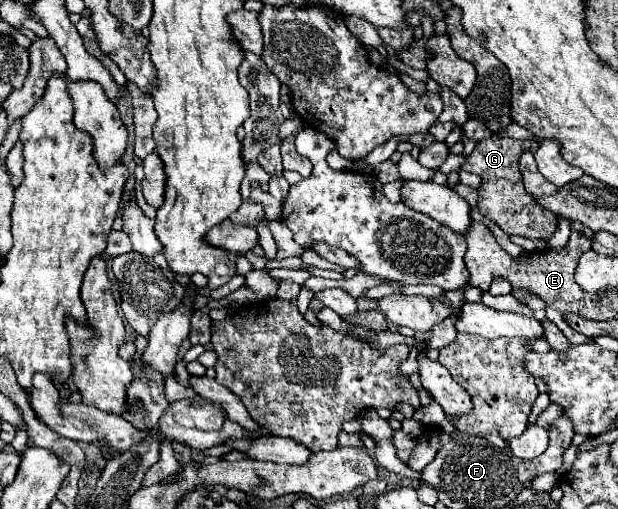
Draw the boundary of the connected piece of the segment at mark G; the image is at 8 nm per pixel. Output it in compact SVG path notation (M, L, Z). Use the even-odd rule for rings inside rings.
M493 135L489 139L483 139L481 143L475 145L473 153L465 159L463 171L477 173L483 183L479 187L479 209L483 211L485 217L495 221L507 235L523 235L531 239L549 239L555 229L557 229L557 215L551 211L545 211L543 207L537 207L535 199L525 191L521 183L521 173L519 173L519 155L525 151L537 149L537 141L517 141L513 137L499 137Z

